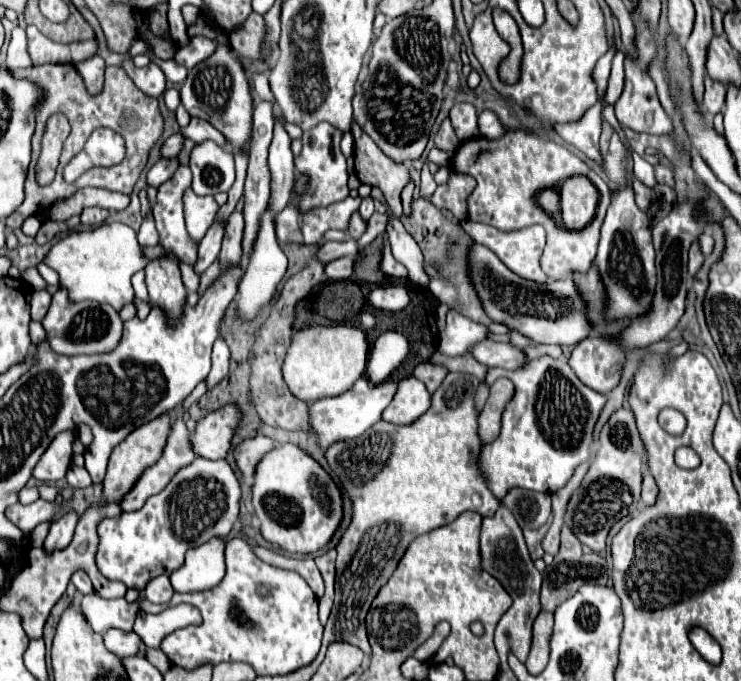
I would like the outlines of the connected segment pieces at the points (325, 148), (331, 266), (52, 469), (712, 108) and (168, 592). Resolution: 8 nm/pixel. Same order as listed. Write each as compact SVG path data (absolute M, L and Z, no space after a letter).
M321 123L321 125L313 127L311 131L303 133L303 137L301 137L303 149L301 149L301 155L295 157L295 181L301 177L307 177L305 189L297 195L297 205L299 205L301 215L305 215L317 207L329 207L329 205L349 197L347 165L345 165L345 157L343 157L341 149L339 149L341 137L343 137L343 133L329 123Z
M341 257L331 263L327 263L327 277L329 279L349 279L355 269L355 259Z
M59 433L53 439L53 445L49 445L49 449L43 453L43 457L39 459L33 477L39 481L57 481L63 479L67 469L71 467L71 445L73 445L75 433Z
M705 75L705 93L703 93L703 107L707 113L715 115L723 109L725 103L725 85L709 79L709 75Z
M159 575L159 577L151 579L145 587L145 597L151 603L167 603L173 597L173 593L175 591L173 591L173 585L167 575Z

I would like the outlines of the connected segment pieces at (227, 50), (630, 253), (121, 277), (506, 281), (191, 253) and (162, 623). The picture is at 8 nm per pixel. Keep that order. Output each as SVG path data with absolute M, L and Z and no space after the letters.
M217 47L213 57L195 65L181 85L181 103L191 117L207 119L217 127L235 149L247 149L251 137L253 99L247 75L231 47Z
M625 187L611 197L613 201L601 227L599 253L595 257L595 263L607 285L609 317L635 317L647 311L655 289L655 249L651 237L651 223L647 215L635 205L631 187Z
M107 223L91 231L75 231L55 243L45 257L45 263L59 273L61 287L69 291L71 301L93 299L109 303L117 311L133 299L131 275L145 269L150 261L143 255L135 231L123 223Z
M477 243L473 245L469 263L471 263L471 277L475 281L483 307L493 321L505 323L507 327L521 331L525 337L537 343L547 345L551 343L561 347L577 345L593 331L593 325L587 317L585 299L579 293L573 277L547 283L527 281L515 275L511 269L507 269L491 249Z
M181 165L169 181L159 185L157 201L153 205L153 217L159 231L159 243L169 253L173 253L179 261L195 265L197 249L187 229L185 229L185 213L183 213L183 193L191 187L191 171L187 165Z
M193 605L169 607L159 615L139 613L133 625L133 631L143 639L143 643L151 649L159 649L161 641L175 629L199 623L199 611Z

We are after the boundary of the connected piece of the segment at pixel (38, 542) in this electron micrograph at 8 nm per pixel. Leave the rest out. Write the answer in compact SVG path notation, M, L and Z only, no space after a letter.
M43 522L37 525L30 533L30 544L32 547L42 547L48 535L51 523Z

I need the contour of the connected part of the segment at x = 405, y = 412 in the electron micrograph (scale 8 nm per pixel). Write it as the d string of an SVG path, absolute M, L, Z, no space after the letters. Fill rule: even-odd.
M407 377L401 381L401 389L397 389L397 397L393 397L389 409L385 409L383 419L395 425L411 425L429 411L429 405L431 393L427 387L419 379Z

